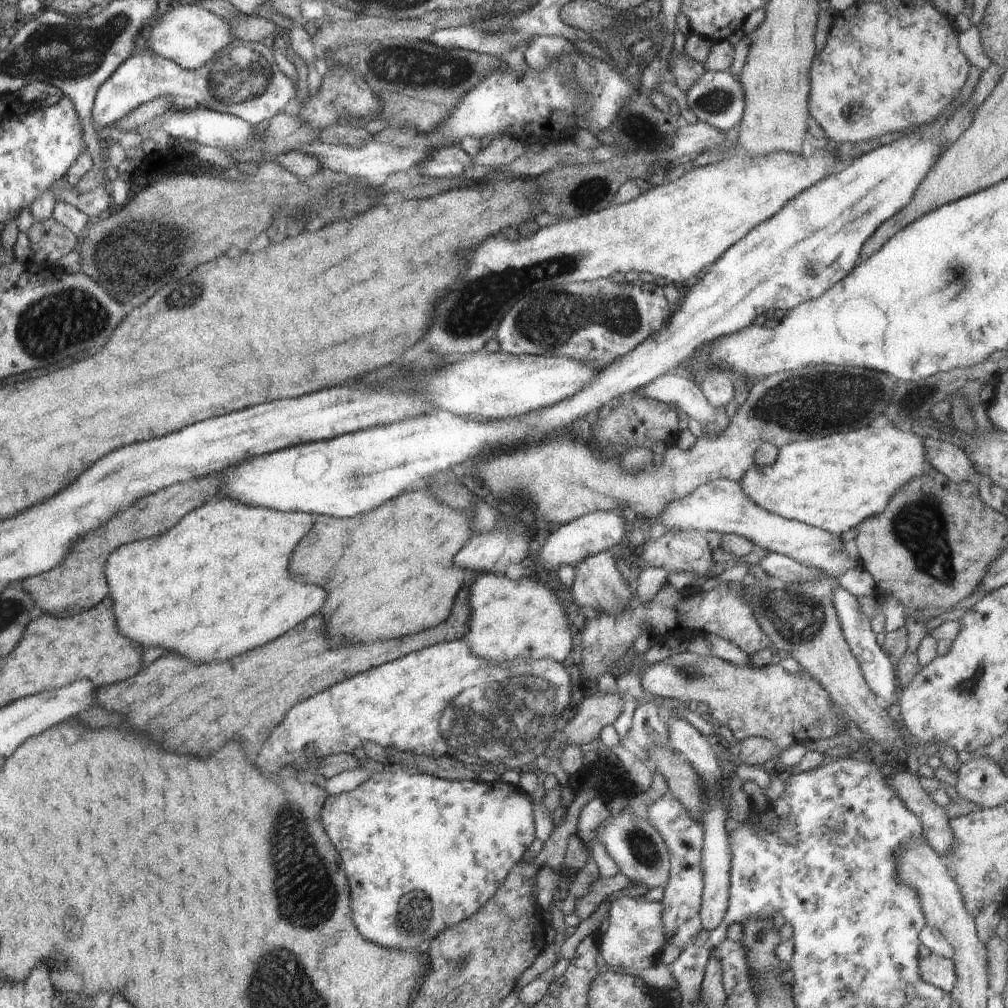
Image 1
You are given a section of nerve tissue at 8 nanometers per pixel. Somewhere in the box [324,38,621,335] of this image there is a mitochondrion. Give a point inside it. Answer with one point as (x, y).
(404, 64)

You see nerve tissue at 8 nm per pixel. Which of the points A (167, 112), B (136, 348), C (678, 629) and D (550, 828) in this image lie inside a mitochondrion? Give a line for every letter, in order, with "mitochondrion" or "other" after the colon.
A: other
B: other
C: other
D: other

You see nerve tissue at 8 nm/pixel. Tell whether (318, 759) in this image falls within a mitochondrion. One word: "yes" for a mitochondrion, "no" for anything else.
no

